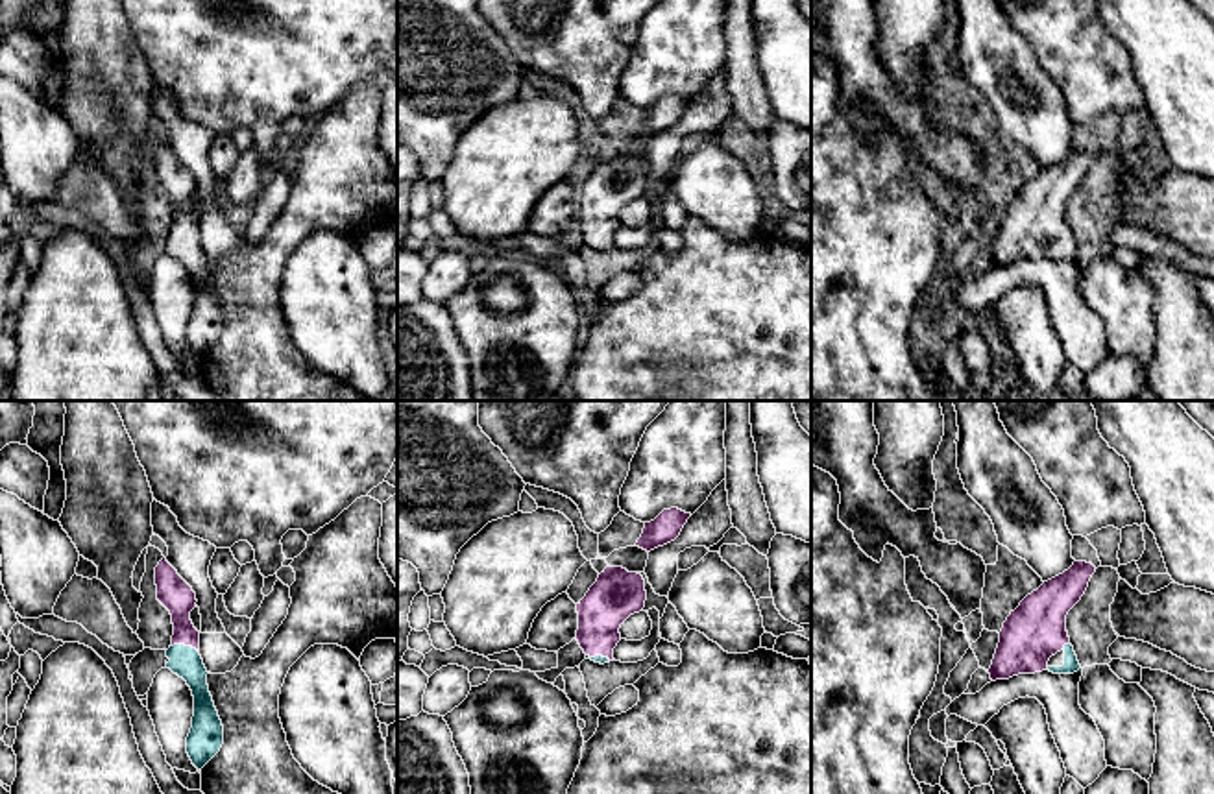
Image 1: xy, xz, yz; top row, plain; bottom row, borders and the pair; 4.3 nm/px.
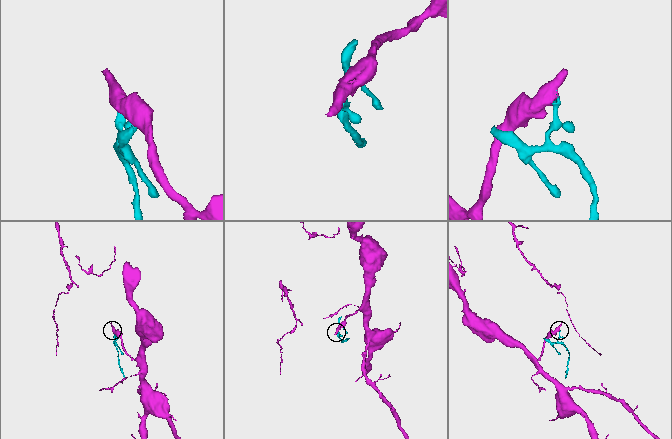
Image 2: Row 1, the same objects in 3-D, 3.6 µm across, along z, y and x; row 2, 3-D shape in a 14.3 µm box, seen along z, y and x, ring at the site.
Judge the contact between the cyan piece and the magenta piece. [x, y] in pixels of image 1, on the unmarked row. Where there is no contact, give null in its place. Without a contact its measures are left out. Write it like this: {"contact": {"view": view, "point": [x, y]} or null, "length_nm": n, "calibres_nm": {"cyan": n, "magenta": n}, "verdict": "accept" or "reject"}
{"contact": {"view": "xy", "point": [183, 231]}, "length_nm": 130, "calibres_nm": {"cyan": 140, "magenta": 150}, "verdict": "accept"}

